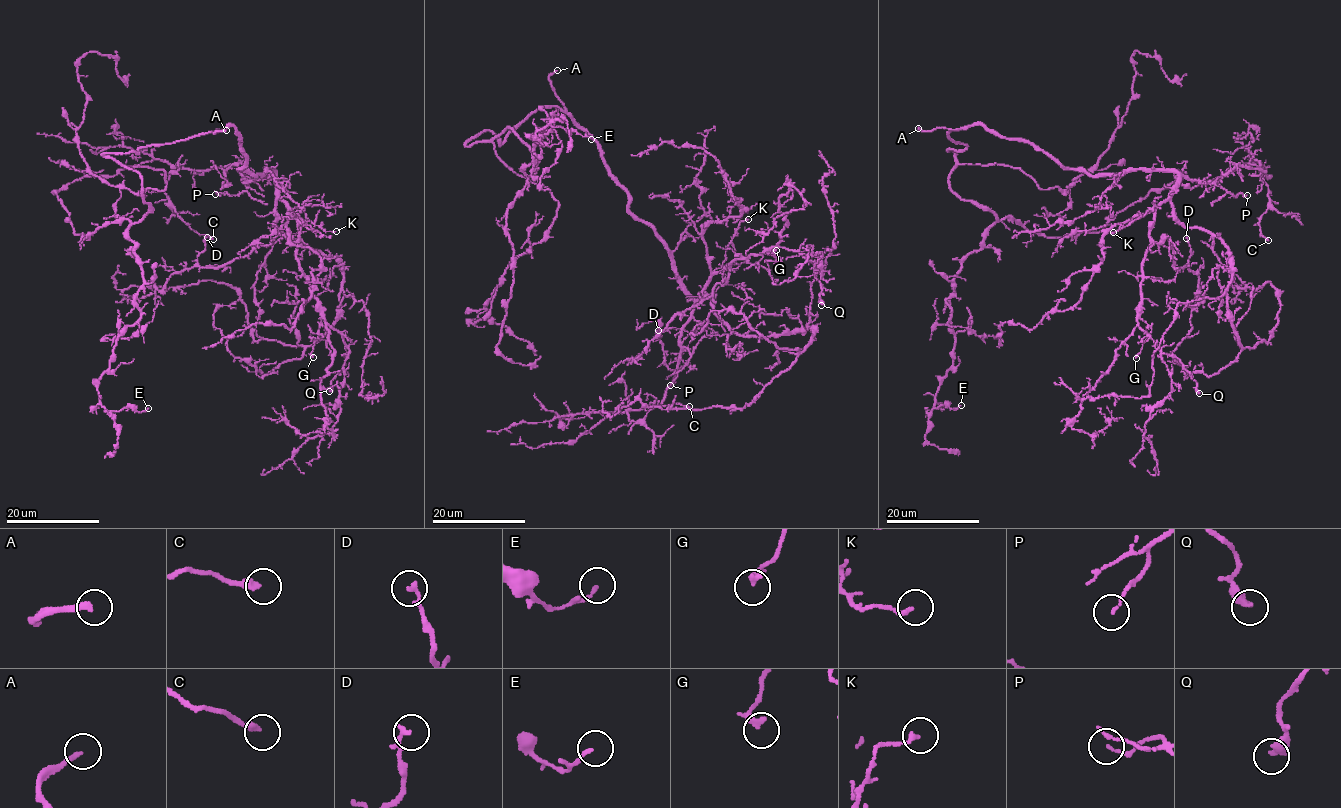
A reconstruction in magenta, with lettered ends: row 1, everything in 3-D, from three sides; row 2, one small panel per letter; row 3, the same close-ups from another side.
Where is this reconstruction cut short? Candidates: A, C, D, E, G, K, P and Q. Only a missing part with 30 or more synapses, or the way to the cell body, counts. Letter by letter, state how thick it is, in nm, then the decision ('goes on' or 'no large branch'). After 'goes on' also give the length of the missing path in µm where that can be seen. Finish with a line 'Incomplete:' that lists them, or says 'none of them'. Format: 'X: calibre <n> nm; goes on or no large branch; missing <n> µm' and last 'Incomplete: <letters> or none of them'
A: calibre 240 nm; goes on; missing 15 µm
C: calibre 240 nm; no large branch
D: calibre 120 nm; no large branch
E: calibre 130 nm; no large branch
G: calibre 280 nm; no large branch
K: calibre 160 nm; no large branch
P: calibre 110 nm; no large branch
Q: calibre 380 nm; no large branch
Incomplete: A

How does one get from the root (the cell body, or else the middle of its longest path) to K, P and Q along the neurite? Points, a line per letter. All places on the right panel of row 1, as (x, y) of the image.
K: (1041, 151), (1064, 167), (1092, 175), (1134, 170), (1177, 174), (1178, 184), (1166, 199), (1113, 232)
P: (1041, 151), (1064, 167), (1081, 168), (1092, 175), (1173, 170), (1201, 183), (1216, 182), (1233, 196), (1247, 195)
Q: (1041, 151), (1092, 175), (1177, 174), (1149, 232), (1137, 321), (1160, 350), (1180, 361), (1199, 393)

